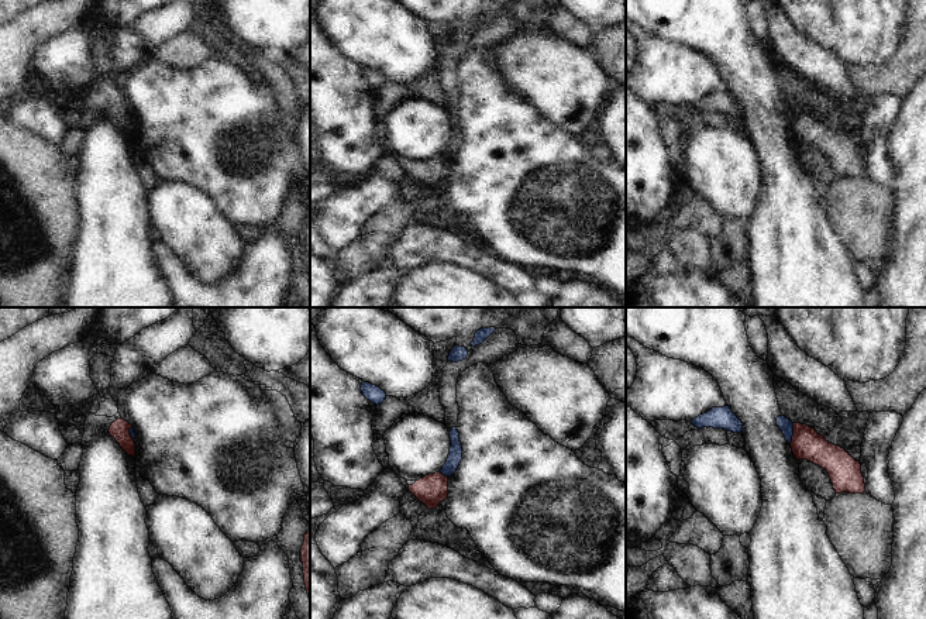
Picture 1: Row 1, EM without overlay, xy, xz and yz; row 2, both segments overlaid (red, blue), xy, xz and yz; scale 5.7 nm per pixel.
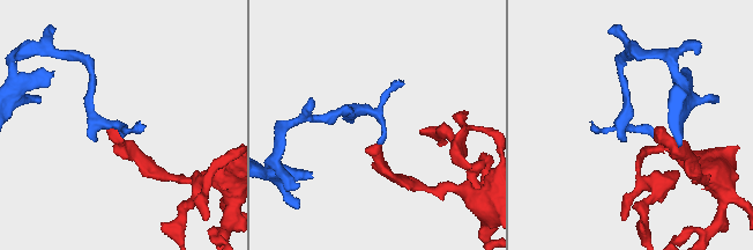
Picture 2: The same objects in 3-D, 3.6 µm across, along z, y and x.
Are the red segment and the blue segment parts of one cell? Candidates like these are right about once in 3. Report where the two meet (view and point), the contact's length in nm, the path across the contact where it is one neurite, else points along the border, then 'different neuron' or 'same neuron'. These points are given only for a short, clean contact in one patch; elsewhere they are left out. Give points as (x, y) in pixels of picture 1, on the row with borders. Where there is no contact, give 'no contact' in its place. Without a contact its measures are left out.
contact yz (794, 433); length 120 nm; border yz (794, 423), (794, 434), (789, 443); different neuron

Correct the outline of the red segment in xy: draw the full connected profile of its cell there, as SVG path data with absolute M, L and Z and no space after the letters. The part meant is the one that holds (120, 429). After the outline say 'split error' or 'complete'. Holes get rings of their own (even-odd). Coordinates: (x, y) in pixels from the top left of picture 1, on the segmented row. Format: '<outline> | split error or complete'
M117 417L117 420L111 423L109 433L128 455L135 457L135 443L130 434L131 427L128 422Z | complete

